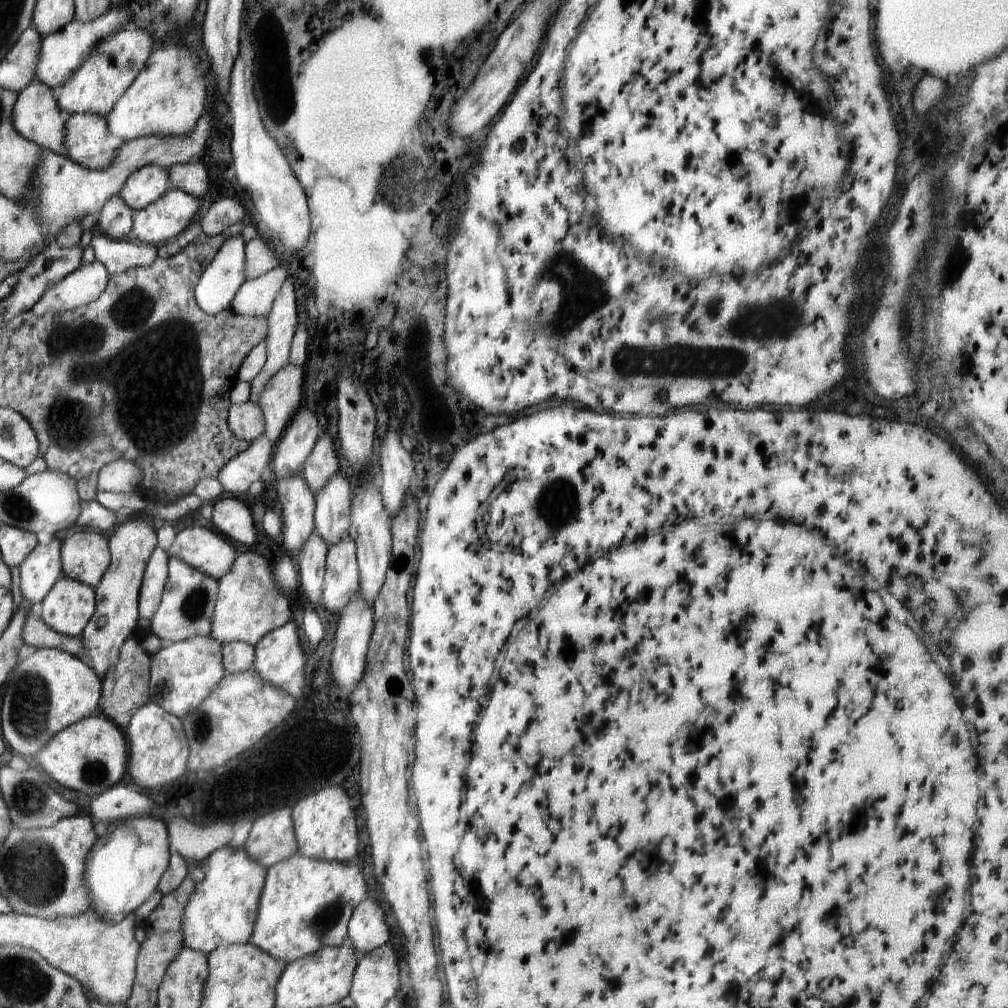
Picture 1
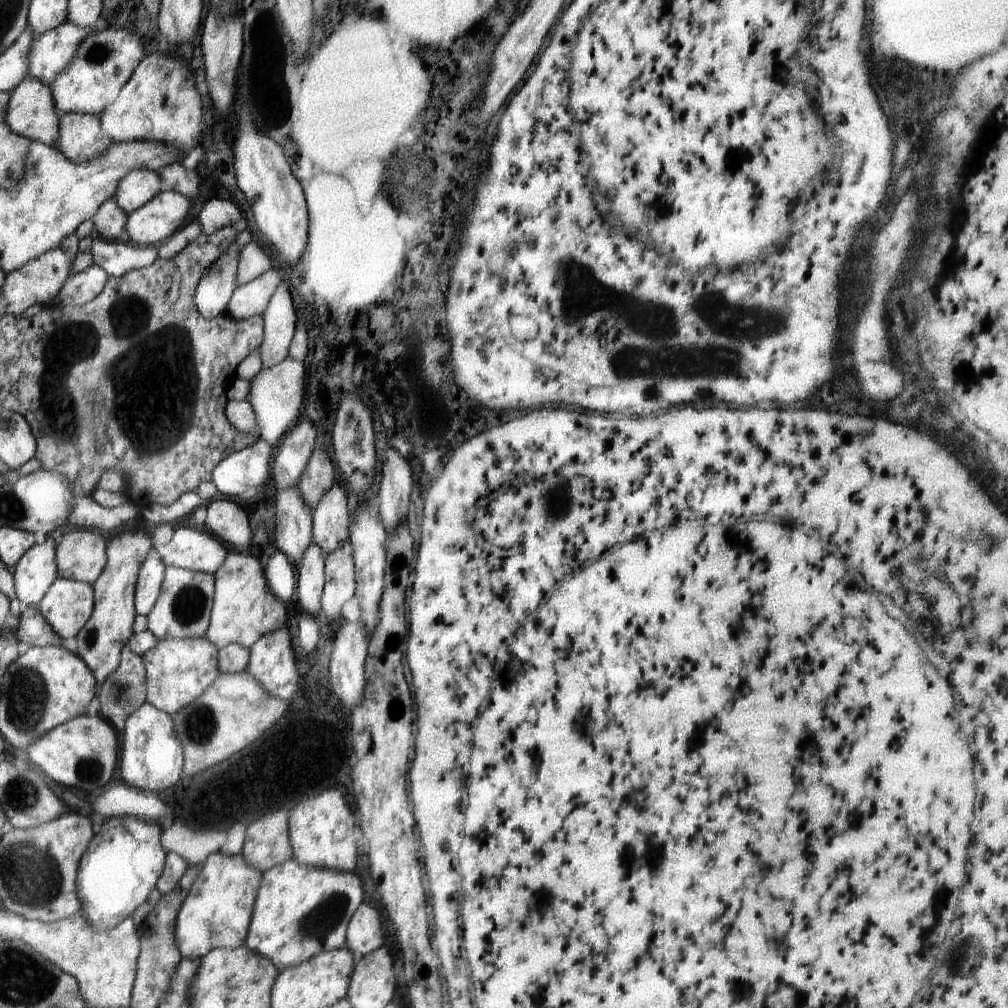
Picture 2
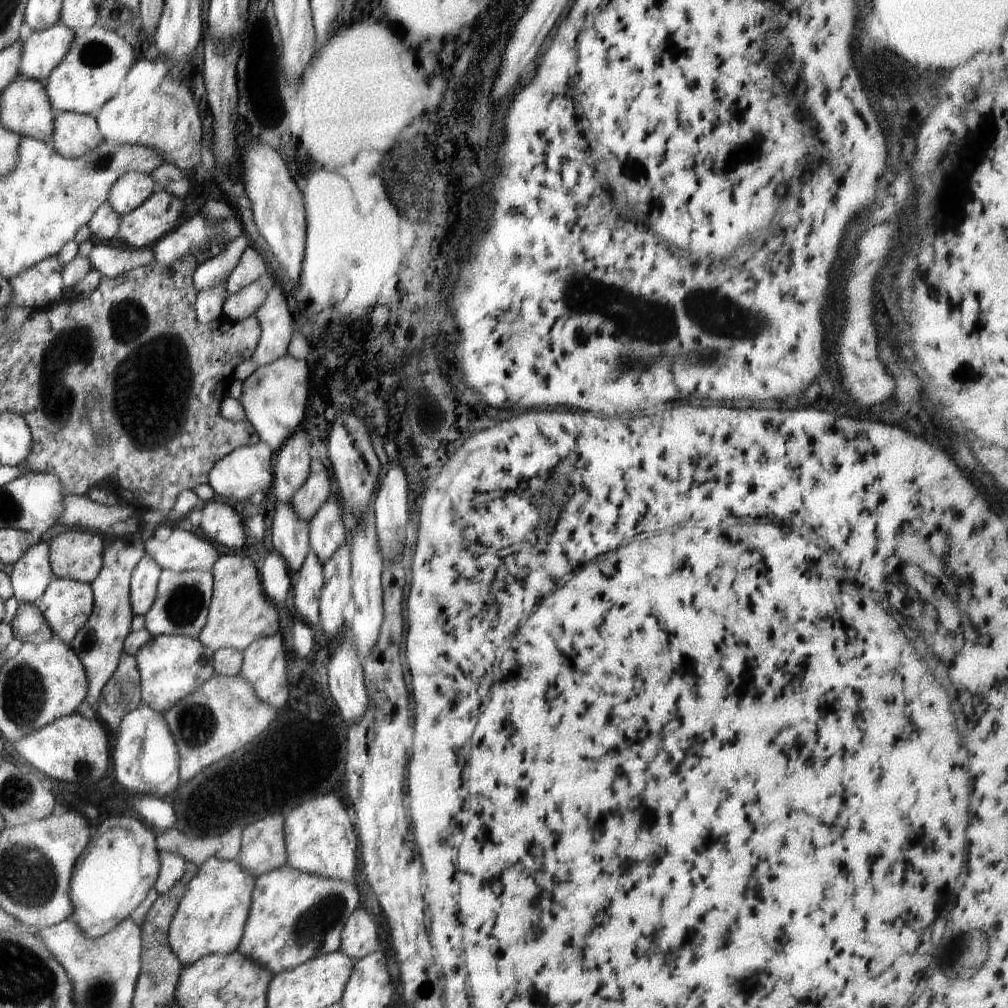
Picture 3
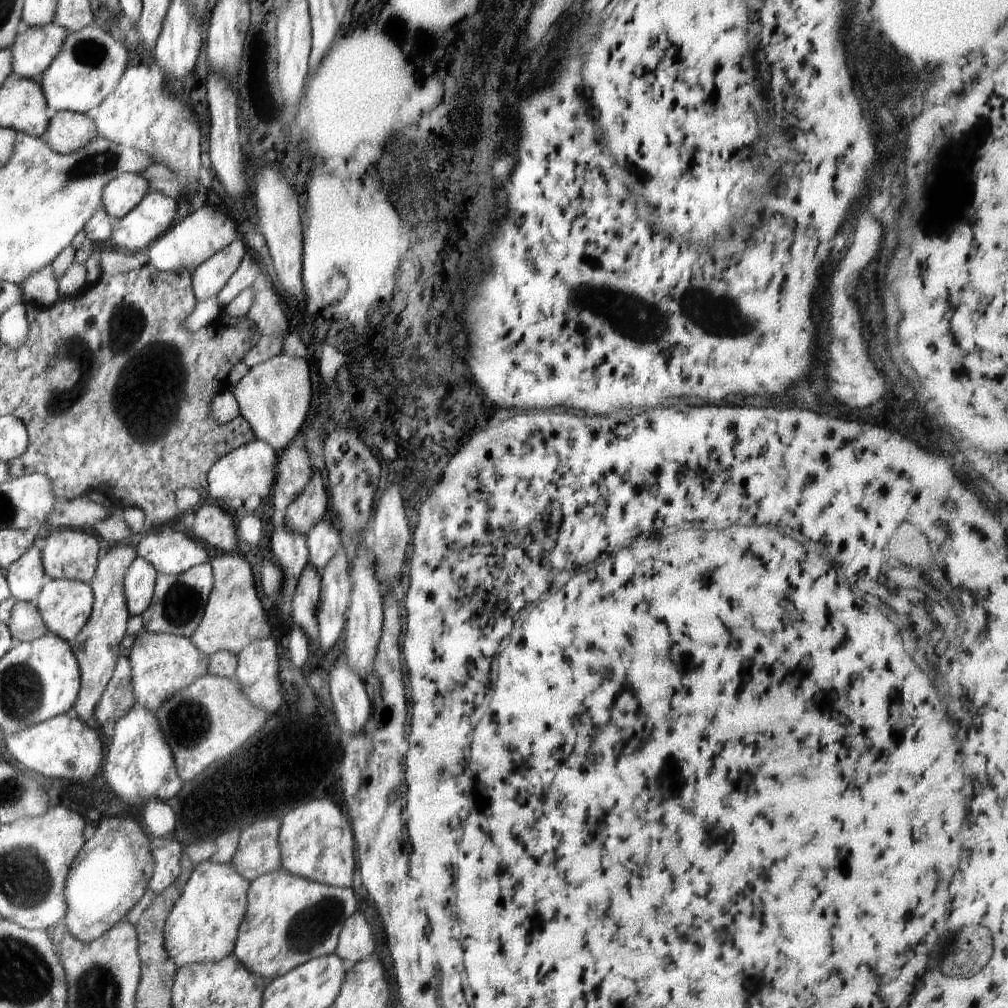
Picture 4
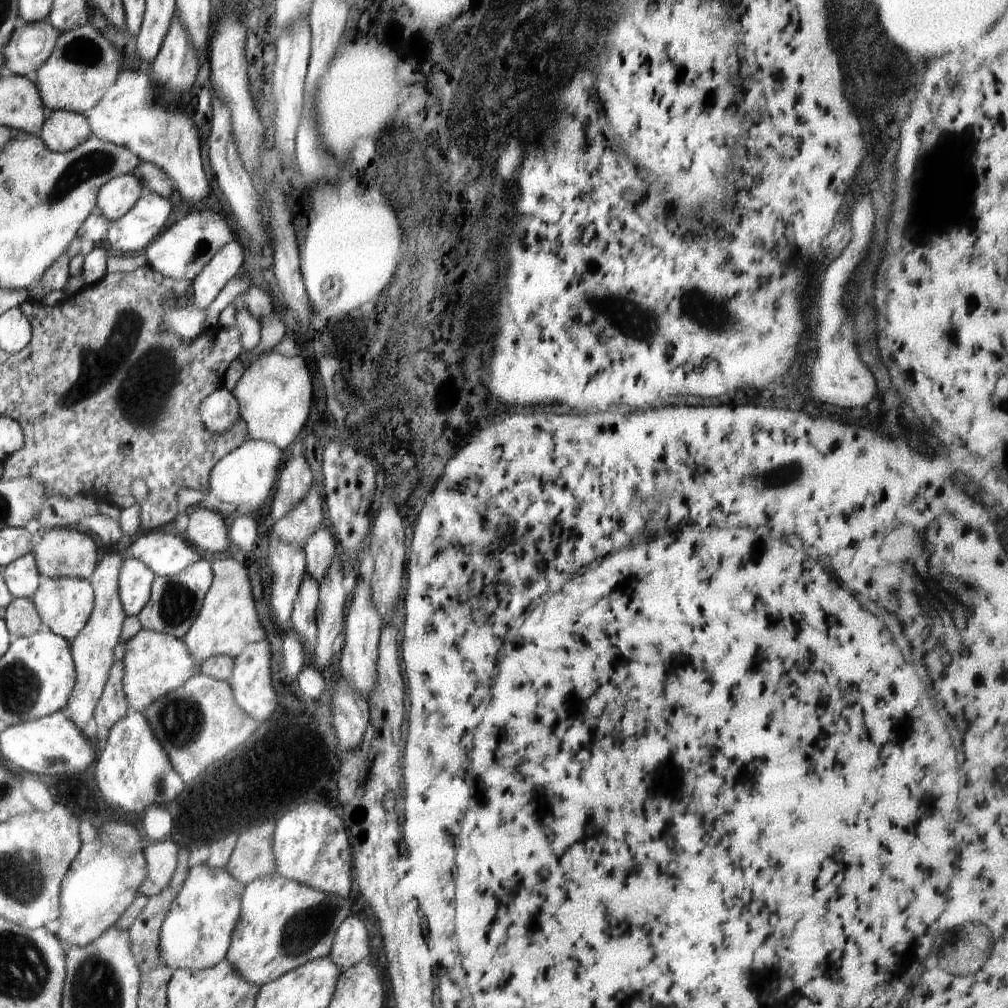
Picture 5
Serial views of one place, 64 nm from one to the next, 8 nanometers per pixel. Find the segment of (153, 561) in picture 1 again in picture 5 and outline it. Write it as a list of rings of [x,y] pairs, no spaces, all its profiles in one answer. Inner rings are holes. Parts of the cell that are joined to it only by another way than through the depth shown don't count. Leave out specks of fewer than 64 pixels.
[[[126,557],[126,562],[122,562],[118,594],[126,616],[138,616],[148,604],[154,577],[153,570],[138,559]]]

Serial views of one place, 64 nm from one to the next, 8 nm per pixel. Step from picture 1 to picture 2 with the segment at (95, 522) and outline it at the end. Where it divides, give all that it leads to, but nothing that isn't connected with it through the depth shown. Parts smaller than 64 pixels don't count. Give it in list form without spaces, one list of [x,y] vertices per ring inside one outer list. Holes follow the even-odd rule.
[[[75,496],[74,510],[70,512],[67,523],[78,528],[94,528],[113,535],[123,526],[130,524],[138,510],[139,507],[132,502],[122,504],[118,508],[110,508],[100,506],[91,496]]]

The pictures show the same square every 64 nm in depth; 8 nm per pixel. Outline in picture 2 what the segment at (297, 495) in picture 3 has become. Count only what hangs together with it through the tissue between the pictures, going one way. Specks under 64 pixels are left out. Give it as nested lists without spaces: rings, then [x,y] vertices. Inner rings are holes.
[[[318,448],[311,454],[300,476],[300,482],[297,484],[298,492],[302,500],[313,509],[338,478],[328,453],[323,448]]]

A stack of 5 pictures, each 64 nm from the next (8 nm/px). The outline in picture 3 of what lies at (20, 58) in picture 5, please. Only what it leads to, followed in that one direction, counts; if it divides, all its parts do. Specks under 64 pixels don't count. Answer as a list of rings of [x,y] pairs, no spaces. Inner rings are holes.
[[[61,22],[40,32],[33,30],[22,44],[21,74],[38,82],[46,81],[66,58],[76,37],[76,32]]]

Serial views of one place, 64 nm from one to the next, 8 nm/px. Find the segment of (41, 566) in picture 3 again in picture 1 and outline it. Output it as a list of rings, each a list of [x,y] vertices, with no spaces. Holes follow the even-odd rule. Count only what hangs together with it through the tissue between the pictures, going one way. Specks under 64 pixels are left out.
[[[55,539],[50,544],[38,543],[37,548],[26,556],[19,566],[20,594],[25,602],[32,605],[44,601],[64,576],[61,552],[61,544]]]

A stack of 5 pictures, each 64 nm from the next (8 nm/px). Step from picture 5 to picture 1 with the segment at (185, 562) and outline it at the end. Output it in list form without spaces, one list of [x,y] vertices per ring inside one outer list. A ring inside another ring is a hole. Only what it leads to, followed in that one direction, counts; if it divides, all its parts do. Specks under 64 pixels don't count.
[[[201,524],[180,530],[167,554],[214,580],[222,578],[236,560],[236,552],[226,537]]]

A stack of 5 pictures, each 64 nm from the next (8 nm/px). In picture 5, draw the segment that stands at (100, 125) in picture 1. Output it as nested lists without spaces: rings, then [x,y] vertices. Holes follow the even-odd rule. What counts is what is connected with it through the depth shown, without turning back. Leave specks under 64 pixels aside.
[[[54,110],[40,132],[42,142],[52,151],[70,152],[93,136],[91,125],[80,113]]]

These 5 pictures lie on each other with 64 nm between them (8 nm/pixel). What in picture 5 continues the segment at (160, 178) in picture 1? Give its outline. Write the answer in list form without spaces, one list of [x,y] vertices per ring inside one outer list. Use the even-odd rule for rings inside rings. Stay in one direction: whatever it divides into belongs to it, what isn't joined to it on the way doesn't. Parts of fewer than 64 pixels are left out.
[[[126,173],[111,178],[102,186],[97,208],[109,222],[116,221],[124,217],[140,198],[140,179],[133,173]]]

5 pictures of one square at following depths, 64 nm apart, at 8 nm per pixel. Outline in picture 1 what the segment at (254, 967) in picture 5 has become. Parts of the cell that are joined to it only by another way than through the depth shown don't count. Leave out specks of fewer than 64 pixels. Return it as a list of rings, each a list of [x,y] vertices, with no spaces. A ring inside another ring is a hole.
[[[294,853],[267,869],[250,944],[276,960],[290,964],[314,954],[324,946],[346,941],[347,926],[360,902],[366,899],[366,882],[356,858],[350,862],[328,862]]]

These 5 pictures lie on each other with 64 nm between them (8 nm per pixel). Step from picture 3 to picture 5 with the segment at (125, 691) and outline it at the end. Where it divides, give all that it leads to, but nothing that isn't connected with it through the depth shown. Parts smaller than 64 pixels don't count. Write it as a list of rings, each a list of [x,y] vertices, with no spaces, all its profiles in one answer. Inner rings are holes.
[[[122,660],[114,662],[110,669],[110,678],[106,682],[105,690],[98,701],[96,716],[94,720],[98,723],[98,742],[94,750],[102,750],[106,744],[112,728],[118,721],[122,721],[129,712],[129,699],[126,698],[125,687],[122,686],[124,678],[124,664]]]

